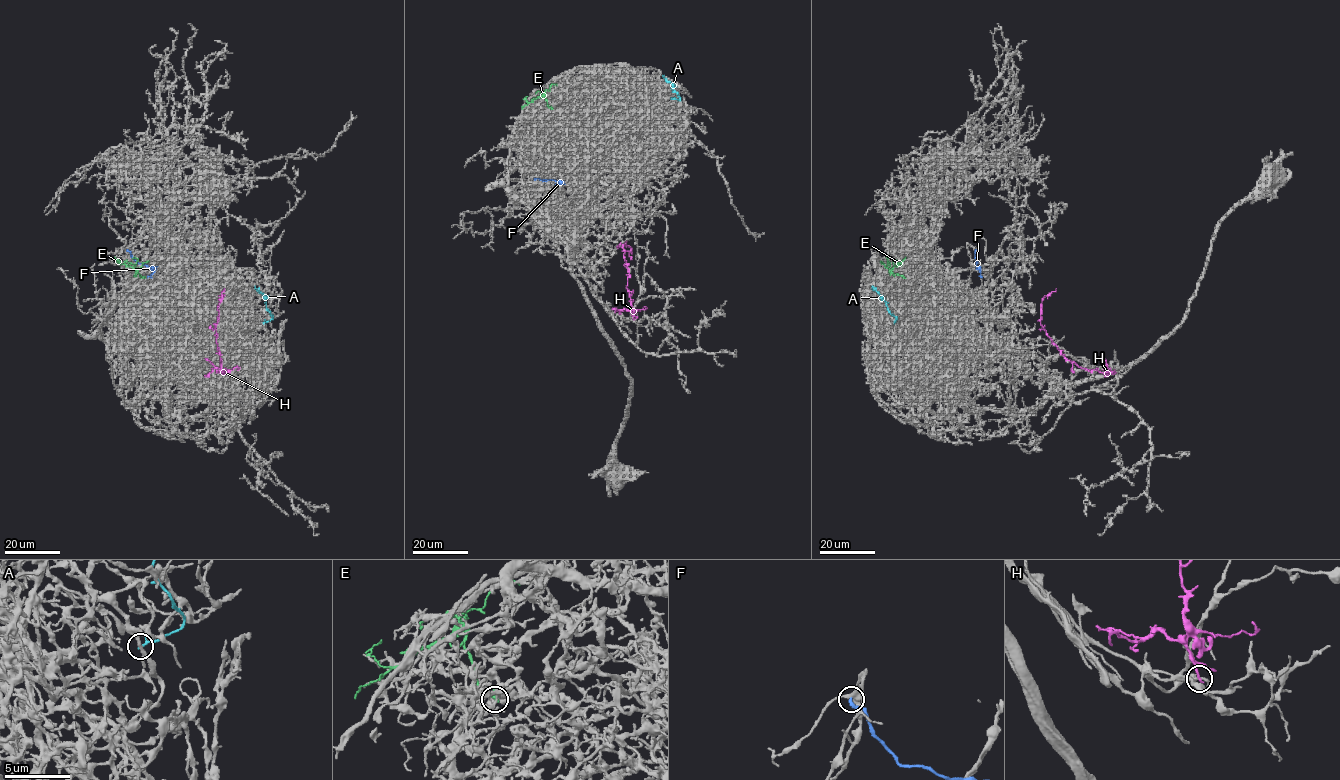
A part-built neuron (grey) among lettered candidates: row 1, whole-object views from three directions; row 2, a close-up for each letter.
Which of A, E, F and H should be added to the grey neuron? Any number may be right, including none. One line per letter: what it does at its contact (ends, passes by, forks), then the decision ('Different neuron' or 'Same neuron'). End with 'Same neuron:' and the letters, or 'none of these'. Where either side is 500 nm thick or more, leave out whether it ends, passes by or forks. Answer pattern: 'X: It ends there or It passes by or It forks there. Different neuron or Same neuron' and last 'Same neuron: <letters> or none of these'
A: It ends there. Different neuron
E: It ends there. Different neuron
F: It ends there. Different neuron
H: It ends there. Same neuron
Same neuron: H

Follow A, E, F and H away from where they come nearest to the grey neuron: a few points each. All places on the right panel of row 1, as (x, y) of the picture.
A: (894, 322), (895, 317), (873, 286)
E: (905, 278), (891, 271), (898, 264), (894, 260), (893, 263)
F: (975, 249), (976, 264), (981, 277)
H: (1115, 373), (1082, 368), (1066, 359), (1052, 342), (1040, 322), (1041, 301), (1056, 289)

